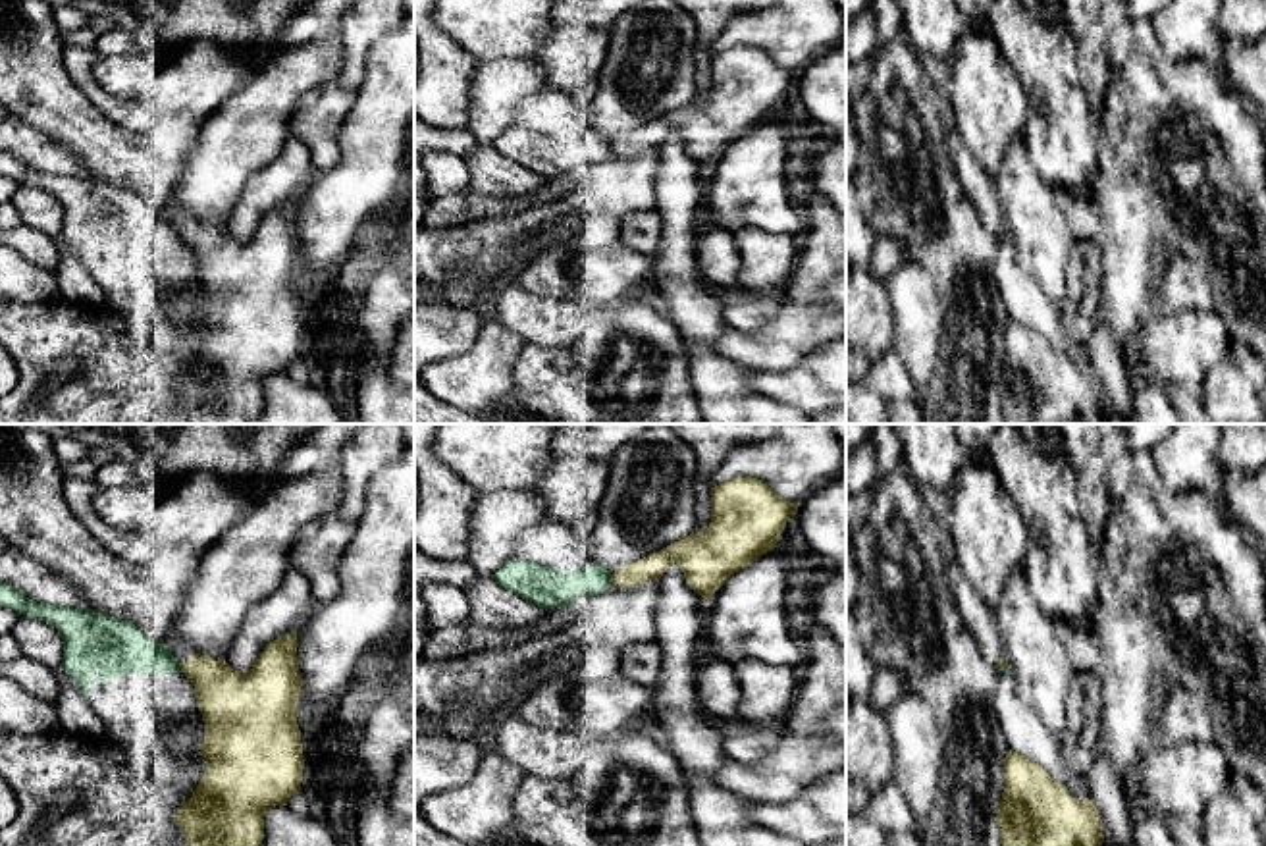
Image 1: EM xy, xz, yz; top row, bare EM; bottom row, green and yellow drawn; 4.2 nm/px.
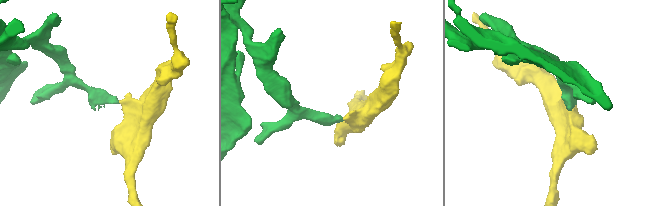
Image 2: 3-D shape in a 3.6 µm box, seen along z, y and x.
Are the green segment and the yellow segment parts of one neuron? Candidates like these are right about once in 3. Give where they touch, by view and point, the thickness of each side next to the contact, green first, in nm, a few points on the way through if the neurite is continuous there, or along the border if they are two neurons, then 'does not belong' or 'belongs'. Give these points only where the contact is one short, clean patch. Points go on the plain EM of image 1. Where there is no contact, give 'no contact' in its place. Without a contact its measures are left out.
contact xz (611, 149); calibres 160 and 110 nm; does not belong

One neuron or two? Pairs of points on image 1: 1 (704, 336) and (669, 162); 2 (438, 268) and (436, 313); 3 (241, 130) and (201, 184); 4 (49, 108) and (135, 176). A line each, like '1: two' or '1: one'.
1: one
2: two
3: one
4: one

